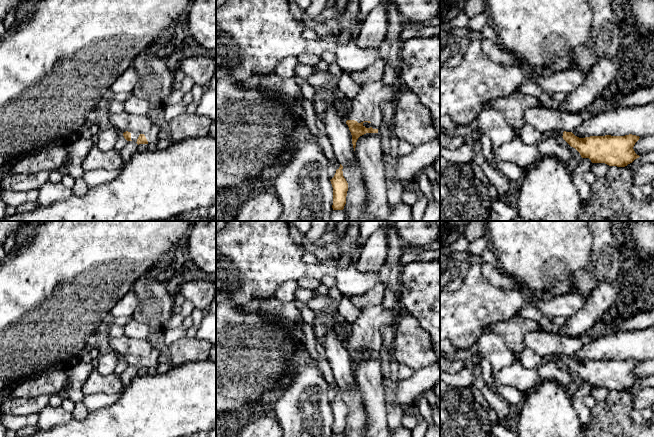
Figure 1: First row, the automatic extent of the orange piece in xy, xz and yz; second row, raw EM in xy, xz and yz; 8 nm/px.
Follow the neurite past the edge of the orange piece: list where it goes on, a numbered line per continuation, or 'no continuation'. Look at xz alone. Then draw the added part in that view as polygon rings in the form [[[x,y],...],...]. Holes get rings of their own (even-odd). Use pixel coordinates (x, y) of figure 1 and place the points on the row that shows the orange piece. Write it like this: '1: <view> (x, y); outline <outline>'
1: xz (366, 106); outline [[[382,80],[363,84],[358,95],[351,101],[347,120],[358,123],[370,121],[372,127],[378,129],[383,119],[381,105],[398,93],[398,87],[387,86]]]

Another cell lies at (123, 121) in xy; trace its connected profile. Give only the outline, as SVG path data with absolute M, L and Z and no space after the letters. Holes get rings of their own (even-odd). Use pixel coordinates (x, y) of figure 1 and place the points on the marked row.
M126 111L118 114L109 114L109 121L112 127L116 128L120 134L126 131L146 133L153 127L153 122L149 115L134 115Z

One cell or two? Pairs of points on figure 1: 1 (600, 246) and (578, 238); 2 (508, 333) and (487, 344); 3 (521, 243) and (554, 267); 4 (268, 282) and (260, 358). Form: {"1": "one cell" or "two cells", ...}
{"1": "two cells", "2": "two cells", "3": "one cell", "4": "two cells"}

